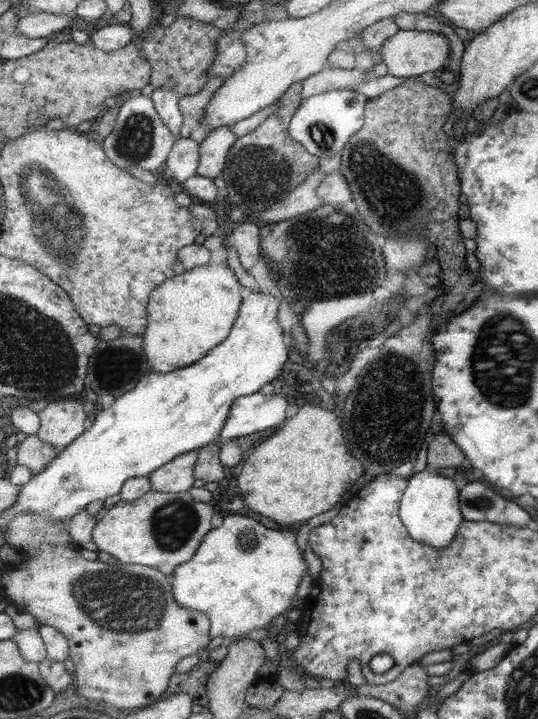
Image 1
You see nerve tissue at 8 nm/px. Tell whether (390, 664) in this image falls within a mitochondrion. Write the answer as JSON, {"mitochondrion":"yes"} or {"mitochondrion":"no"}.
{"mitochondrion":"no"}

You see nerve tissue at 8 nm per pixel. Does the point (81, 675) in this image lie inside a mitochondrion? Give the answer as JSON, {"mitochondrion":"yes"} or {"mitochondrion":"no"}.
{"mitochondrion":"no"}

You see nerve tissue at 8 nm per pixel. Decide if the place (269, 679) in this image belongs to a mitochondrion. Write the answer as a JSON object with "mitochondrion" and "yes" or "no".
{"mitochondrion":"no"}

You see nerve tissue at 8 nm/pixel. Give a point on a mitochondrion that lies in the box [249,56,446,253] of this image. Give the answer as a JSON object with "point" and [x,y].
{"point":[388,185]}

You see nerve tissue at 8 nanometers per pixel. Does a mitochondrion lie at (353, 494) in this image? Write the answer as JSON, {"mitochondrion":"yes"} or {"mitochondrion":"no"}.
{"mitochondrion":"no"}

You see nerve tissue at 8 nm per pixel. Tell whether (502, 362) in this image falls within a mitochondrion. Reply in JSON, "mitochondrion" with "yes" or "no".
{"mitochondrion":"yes"}

